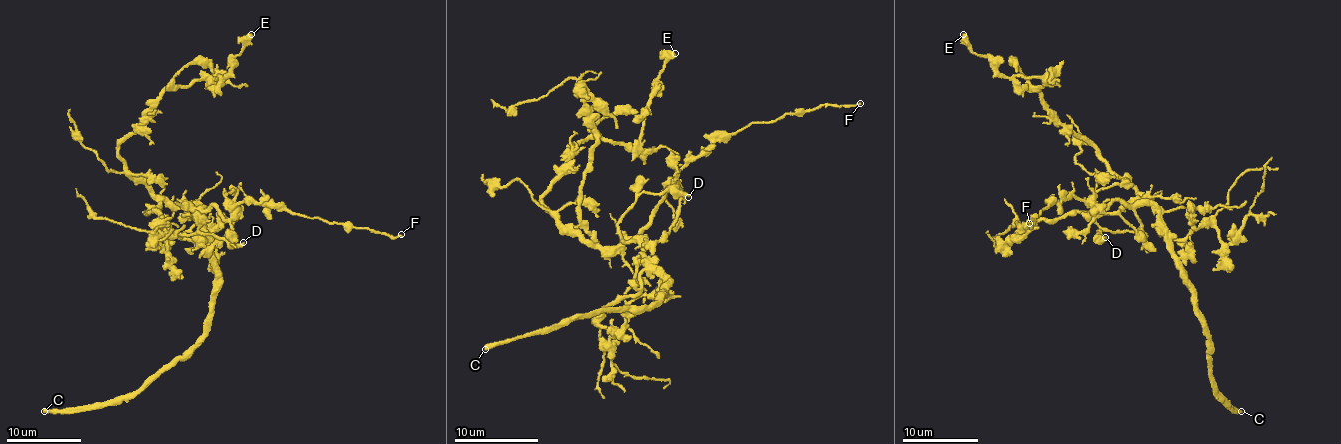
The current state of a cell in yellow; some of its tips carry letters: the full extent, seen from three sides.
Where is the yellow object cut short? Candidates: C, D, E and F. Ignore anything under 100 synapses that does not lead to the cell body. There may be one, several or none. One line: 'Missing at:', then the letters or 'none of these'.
Missing at: C

